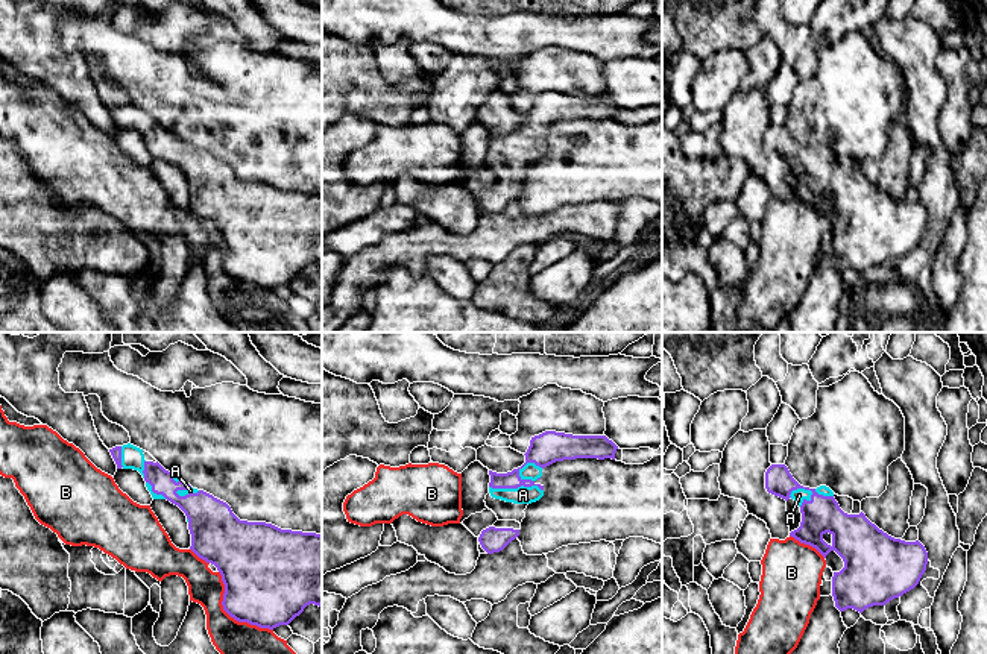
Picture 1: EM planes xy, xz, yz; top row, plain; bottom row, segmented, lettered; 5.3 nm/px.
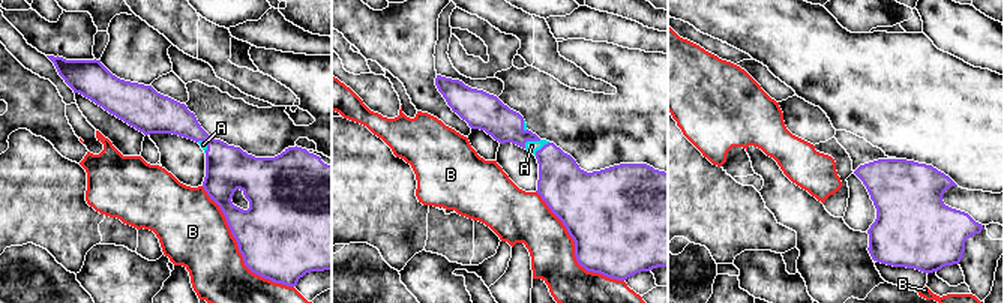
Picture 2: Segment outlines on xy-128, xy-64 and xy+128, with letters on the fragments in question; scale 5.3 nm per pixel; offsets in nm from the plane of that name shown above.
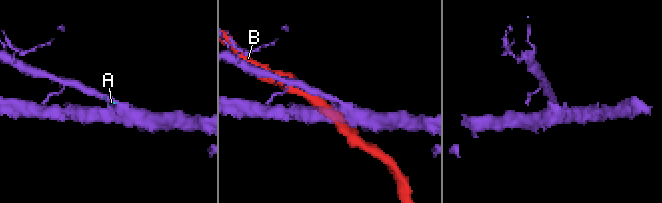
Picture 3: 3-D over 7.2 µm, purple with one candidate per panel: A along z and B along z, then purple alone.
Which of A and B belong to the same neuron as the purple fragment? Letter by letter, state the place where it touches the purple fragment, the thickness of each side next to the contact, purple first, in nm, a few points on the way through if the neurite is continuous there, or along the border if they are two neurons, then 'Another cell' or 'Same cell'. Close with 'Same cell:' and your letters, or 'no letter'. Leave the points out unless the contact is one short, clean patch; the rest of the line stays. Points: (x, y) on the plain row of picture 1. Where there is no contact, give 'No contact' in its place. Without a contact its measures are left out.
A: Touches purple at yz (811, 150). Thickness 200 nm (purple) against 70 nm. Same cell
B: Touches purple at xy (230, 275). Thickness 440 nm (purple) against 260 nm. Another cell
Same cell: A

